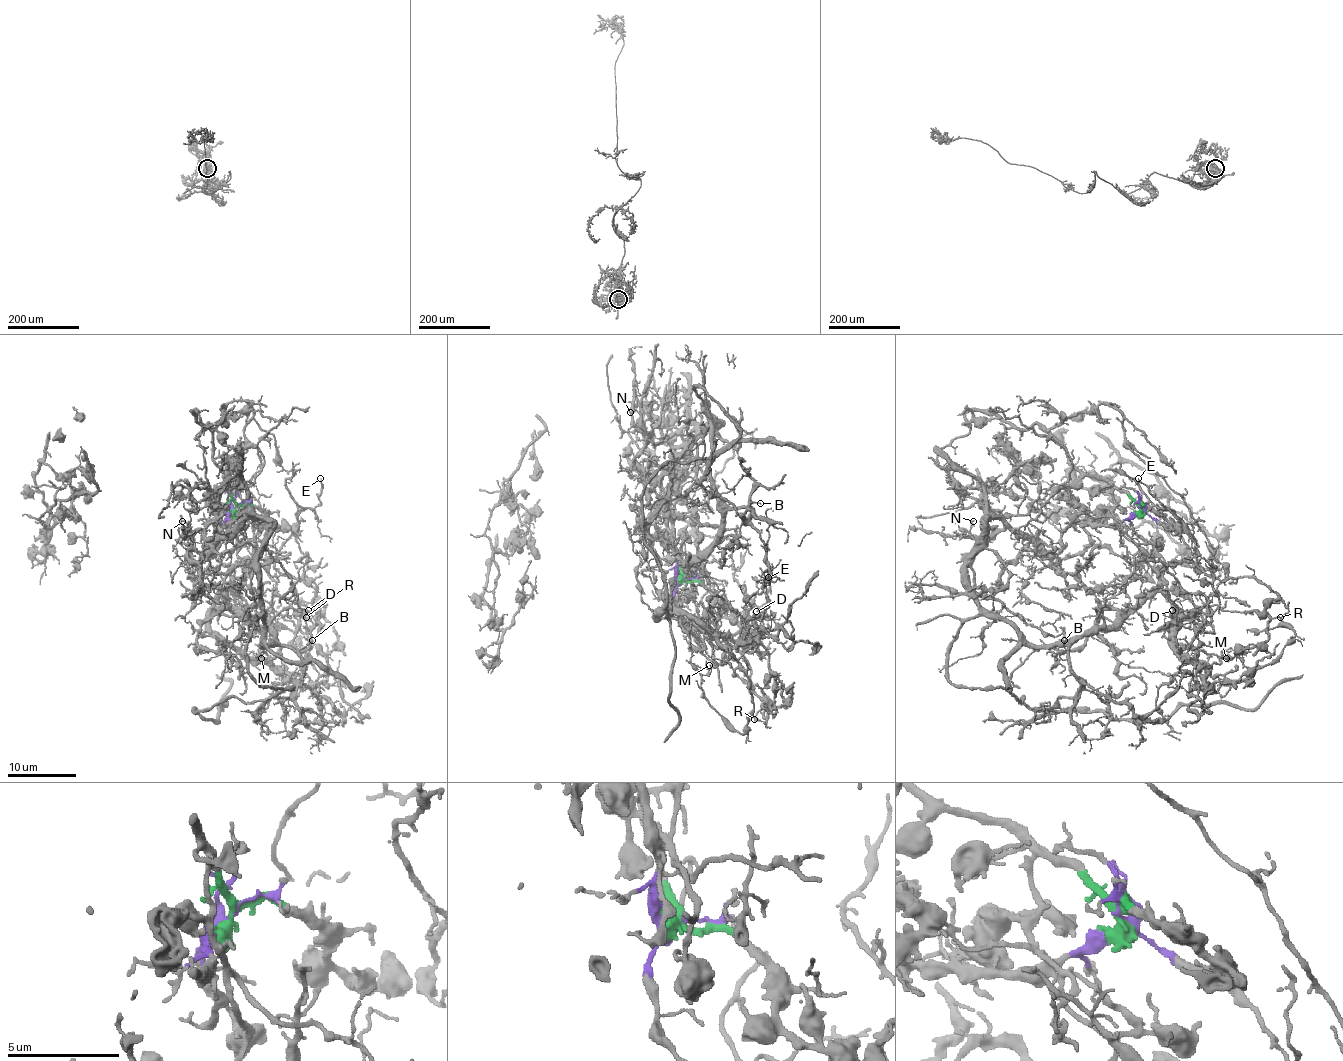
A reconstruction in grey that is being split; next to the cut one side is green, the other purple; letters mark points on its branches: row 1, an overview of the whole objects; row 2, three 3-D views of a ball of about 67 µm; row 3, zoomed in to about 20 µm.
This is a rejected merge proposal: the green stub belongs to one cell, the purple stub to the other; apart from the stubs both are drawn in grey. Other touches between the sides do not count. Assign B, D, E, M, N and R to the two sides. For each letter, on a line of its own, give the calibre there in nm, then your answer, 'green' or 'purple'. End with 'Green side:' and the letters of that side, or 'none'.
B: 130 nm thick; purple
D: 100 nm thick; purple
E: 100 nm thick; green
M: 110 nm thick; purple
N: 110 nm thick; purple
R: 220 nm thick; green
Green side: E, R

